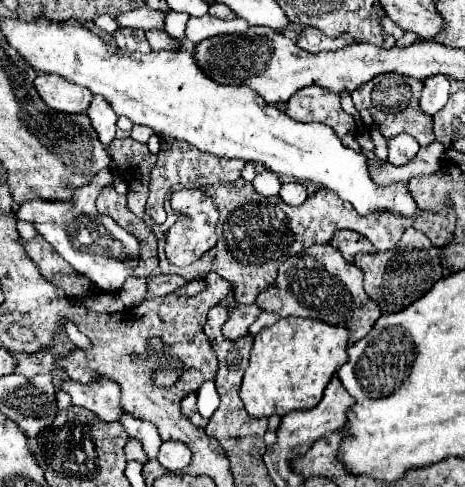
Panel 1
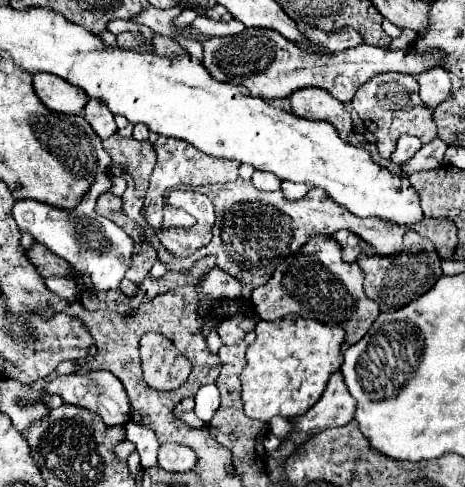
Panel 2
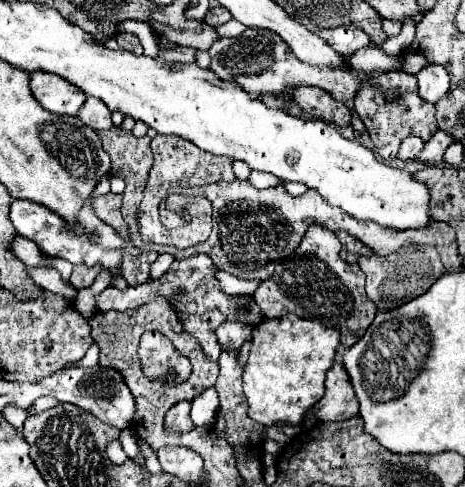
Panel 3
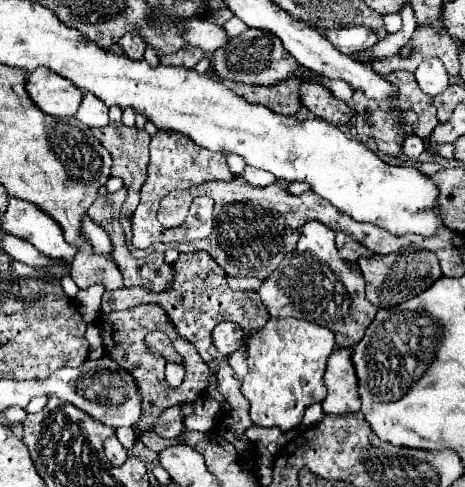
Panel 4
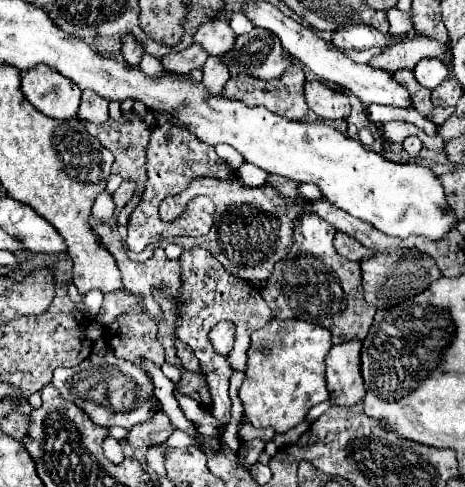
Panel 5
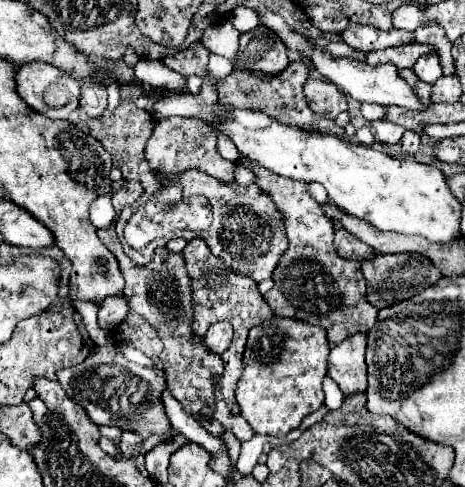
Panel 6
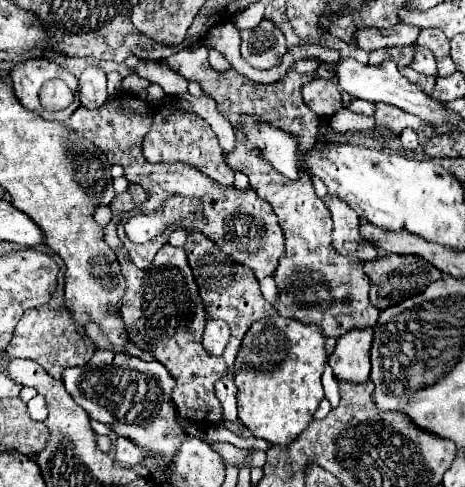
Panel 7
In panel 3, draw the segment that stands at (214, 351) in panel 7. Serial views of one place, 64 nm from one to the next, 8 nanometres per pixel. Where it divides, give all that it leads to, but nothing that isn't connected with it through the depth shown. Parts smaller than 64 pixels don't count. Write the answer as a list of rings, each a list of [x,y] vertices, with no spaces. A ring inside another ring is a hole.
[[[224,322],[216,328],[216,336],[224,350],[236,350],[244,344],[244,340],[248,340],[252,336],[252,328],[248,328],[248,324],[240,324],[240,322]]]

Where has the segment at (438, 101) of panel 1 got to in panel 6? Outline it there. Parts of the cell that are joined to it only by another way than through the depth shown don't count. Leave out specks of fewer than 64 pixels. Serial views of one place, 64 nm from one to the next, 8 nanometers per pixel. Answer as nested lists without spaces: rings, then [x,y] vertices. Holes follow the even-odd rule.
[[[426,54],[422,56],[414,68],[416,76],[422,80],[422,82],[428,82],[428,84],[434,84],[440,76],[442,76],[442,66],[440,66],[440,60],[436,54]]]

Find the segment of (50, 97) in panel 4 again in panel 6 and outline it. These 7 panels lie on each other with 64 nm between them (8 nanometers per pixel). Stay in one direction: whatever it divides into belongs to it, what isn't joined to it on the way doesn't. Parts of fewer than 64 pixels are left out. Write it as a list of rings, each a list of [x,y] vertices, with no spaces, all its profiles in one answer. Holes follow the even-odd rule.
[[[32,62],[32,64],[24,64],[18,74],[16,74],[16,84],[18,84],[18,94],[20,98],[34,108],[36,112],[50,116],[50,118],[68,118],[70,112],[74,112],[78,108],[78,98],[80,98],[80,82],[72,80],[68,74],[60,72],[60,68],[54,68],[52,64],[44,64],[44,62]],[[50,84],[62,84],[68,88],[70,92],[70,100],[68,100],[68,108],[64,110],[56,110],[52,106],[48,106],[42,98],[44,90]]]

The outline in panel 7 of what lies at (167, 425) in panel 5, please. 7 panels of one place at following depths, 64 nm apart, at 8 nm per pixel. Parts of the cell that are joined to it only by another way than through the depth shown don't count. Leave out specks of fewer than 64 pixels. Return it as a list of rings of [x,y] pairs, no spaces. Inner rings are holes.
[[[124,436],[116,440],[116,462],[120,462],[122,466],[136,466],[138,462],[142,462],[142,456],[144,452],[140,452],[136,444],[132,444],[132,440],[124,440]]]

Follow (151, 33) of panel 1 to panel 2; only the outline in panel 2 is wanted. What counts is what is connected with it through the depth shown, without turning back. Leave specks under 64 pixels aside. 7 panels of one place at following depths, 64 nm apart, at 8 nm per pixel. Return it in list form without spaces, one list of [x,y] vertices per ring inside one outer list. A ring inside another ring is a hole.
[[[152,34],[152,46],[154,46],[156,54],[166,56],[166,58],[176,58],[176,56],[186,54],[184,48],[176,40],[172,40],[168,36],[162,36],[162,34]]]

